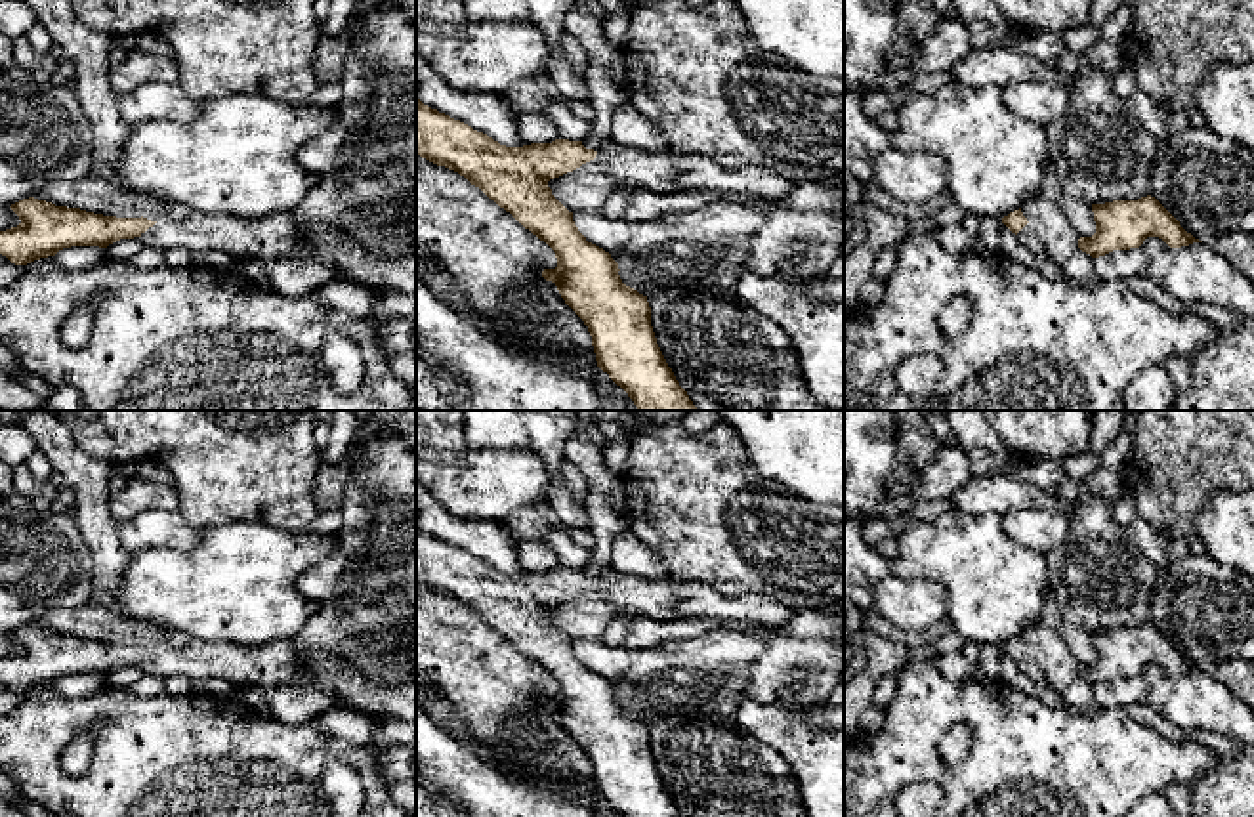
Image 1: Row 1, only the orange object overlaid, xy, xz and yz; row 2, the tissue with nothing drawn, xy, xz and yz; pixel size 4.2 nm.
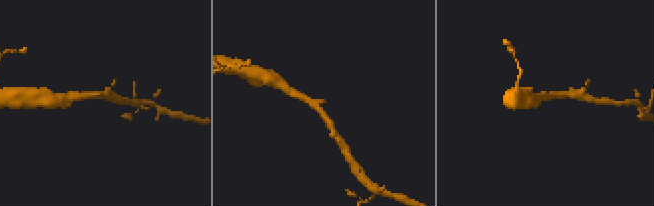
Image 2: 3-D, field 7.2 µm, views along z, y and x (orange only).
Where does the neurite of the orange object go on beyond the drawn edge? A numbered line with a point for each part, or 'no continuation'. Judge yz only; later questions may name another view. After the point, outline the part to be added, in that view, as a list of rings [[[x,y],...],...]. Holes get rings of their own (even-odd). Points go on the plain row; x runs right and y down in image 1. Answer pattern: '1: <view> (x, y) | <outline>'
1: yz (1027, 663) | [[[1027,651],[1019,660],[1017,666],[1023,674],[1027,674],[1029,678],[1033,678],[1035,681],[1046,681],[1046,676],[1042,672],[1042,668],[1038,666],[1036,659],[1033,657],[1031,651]]]

